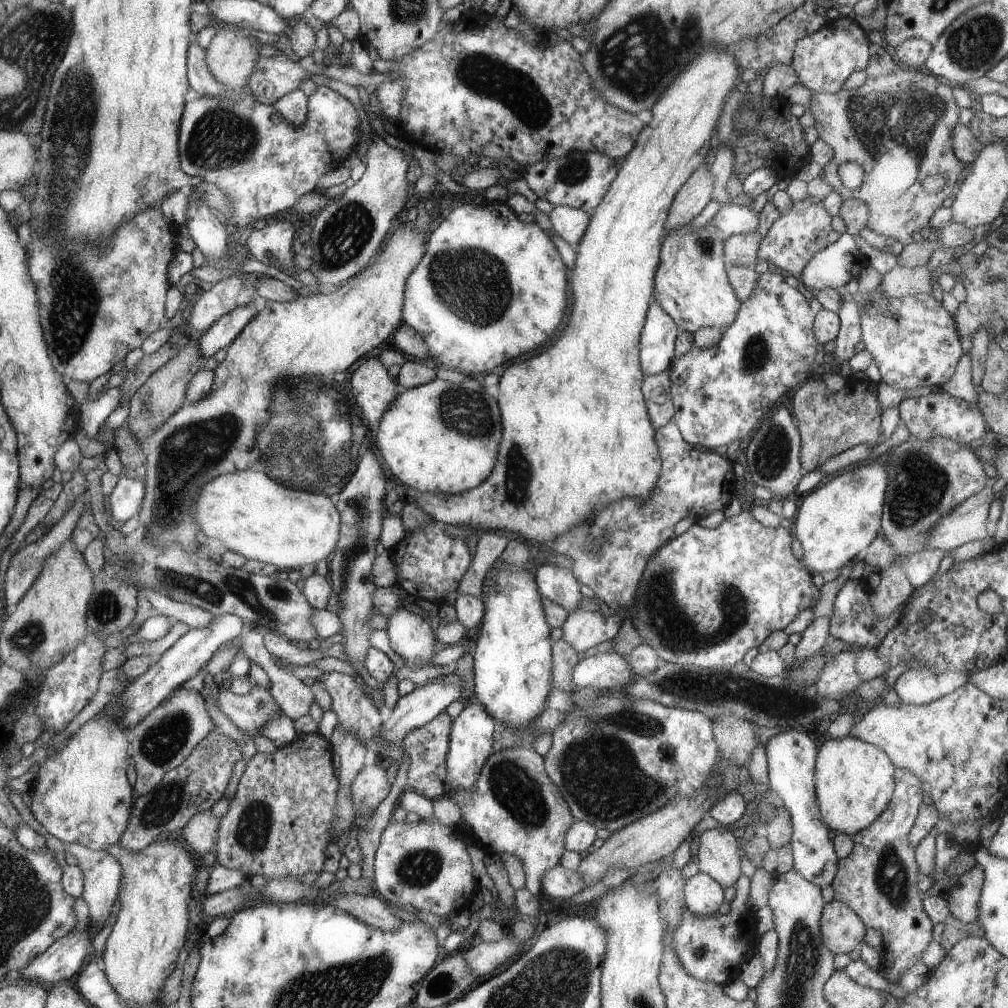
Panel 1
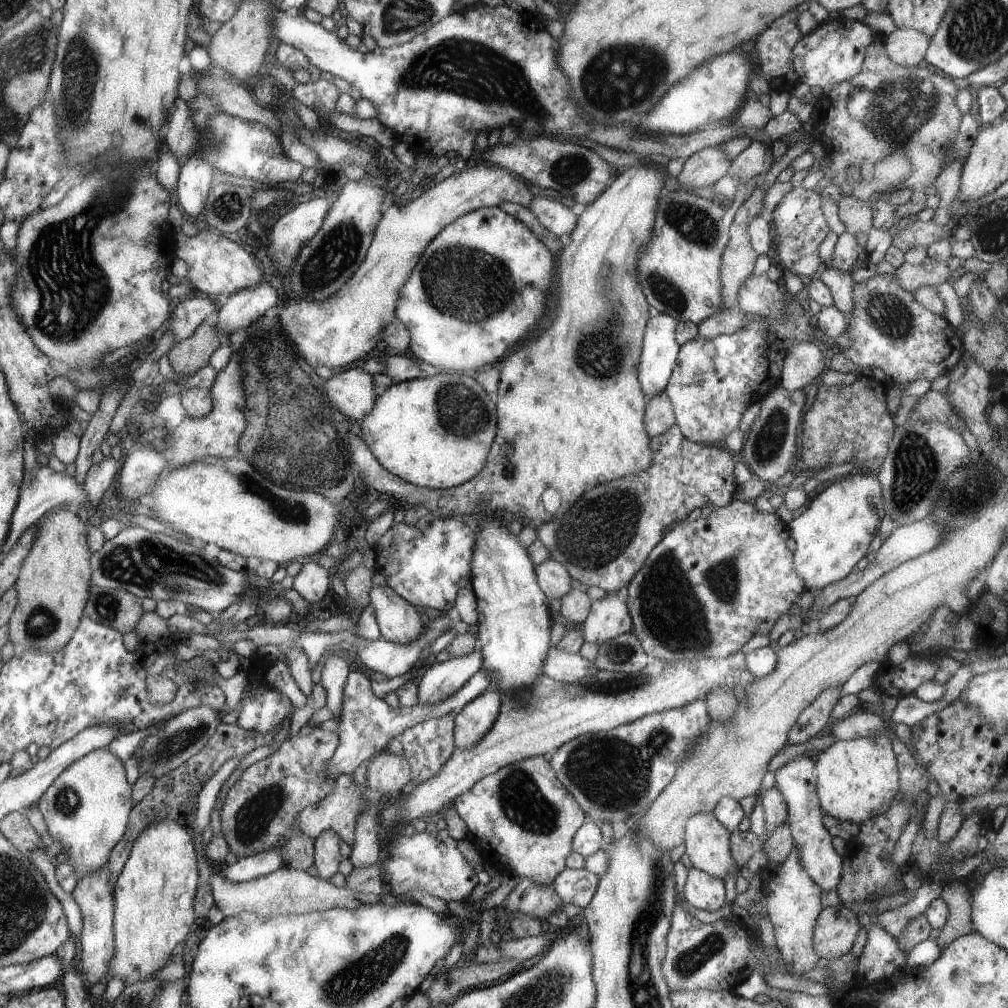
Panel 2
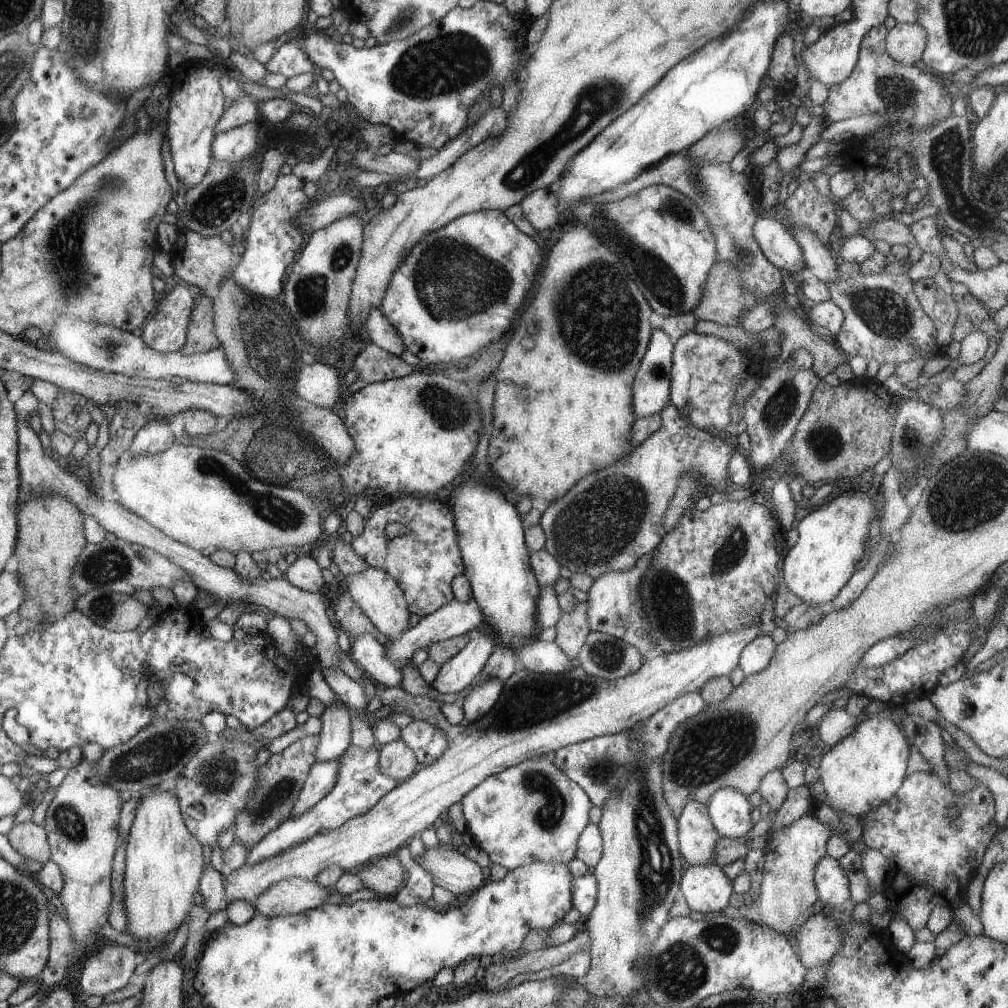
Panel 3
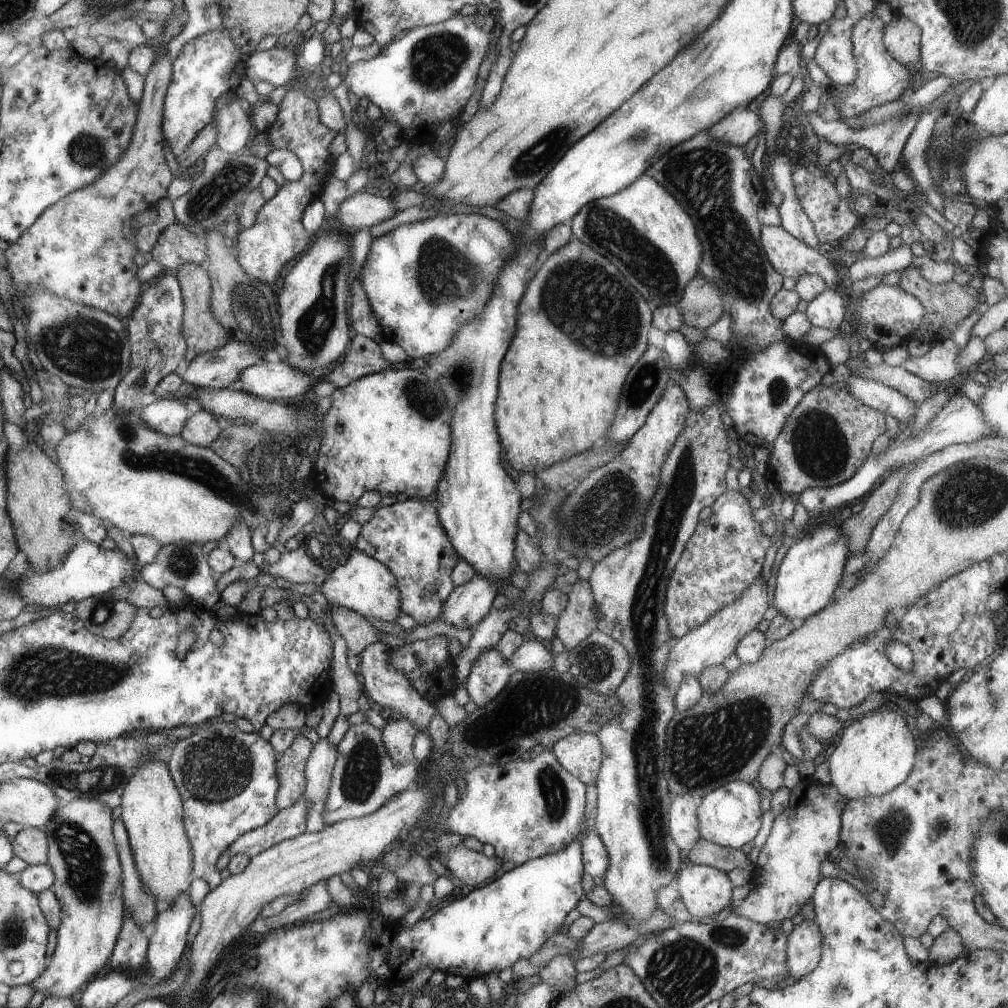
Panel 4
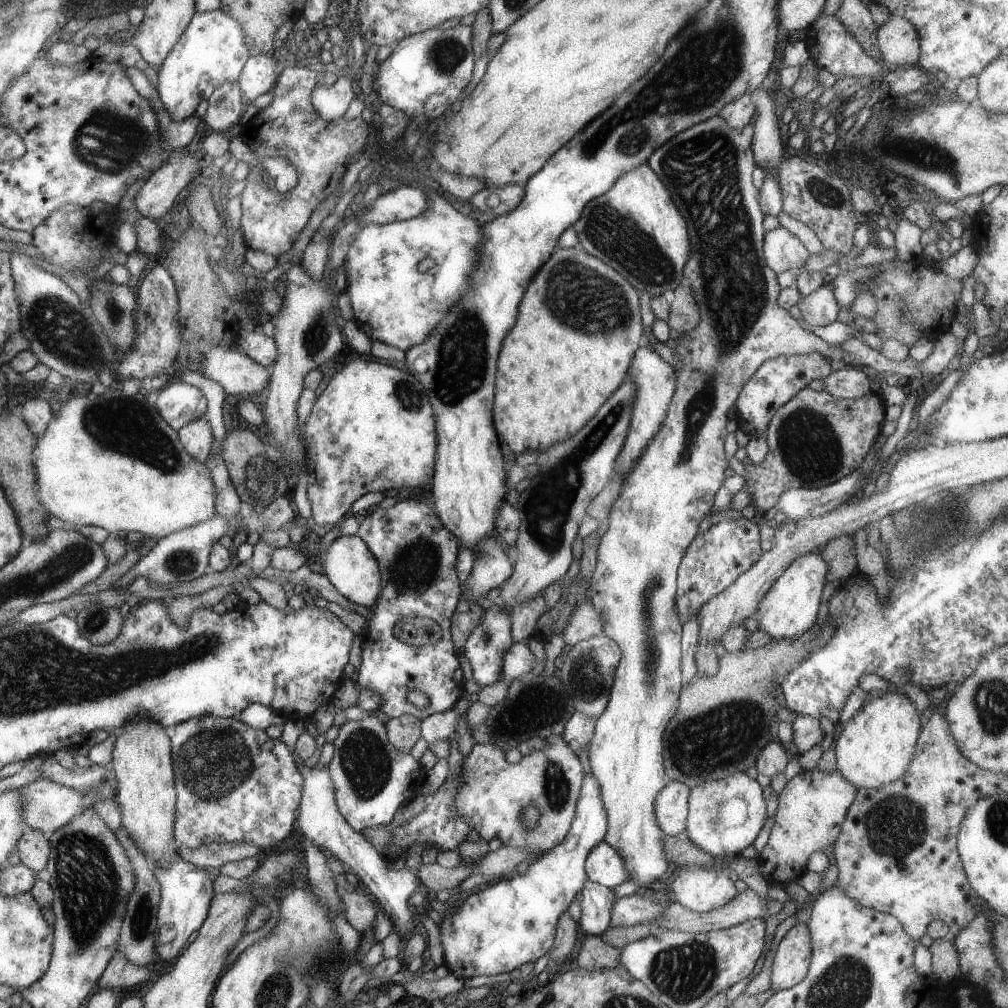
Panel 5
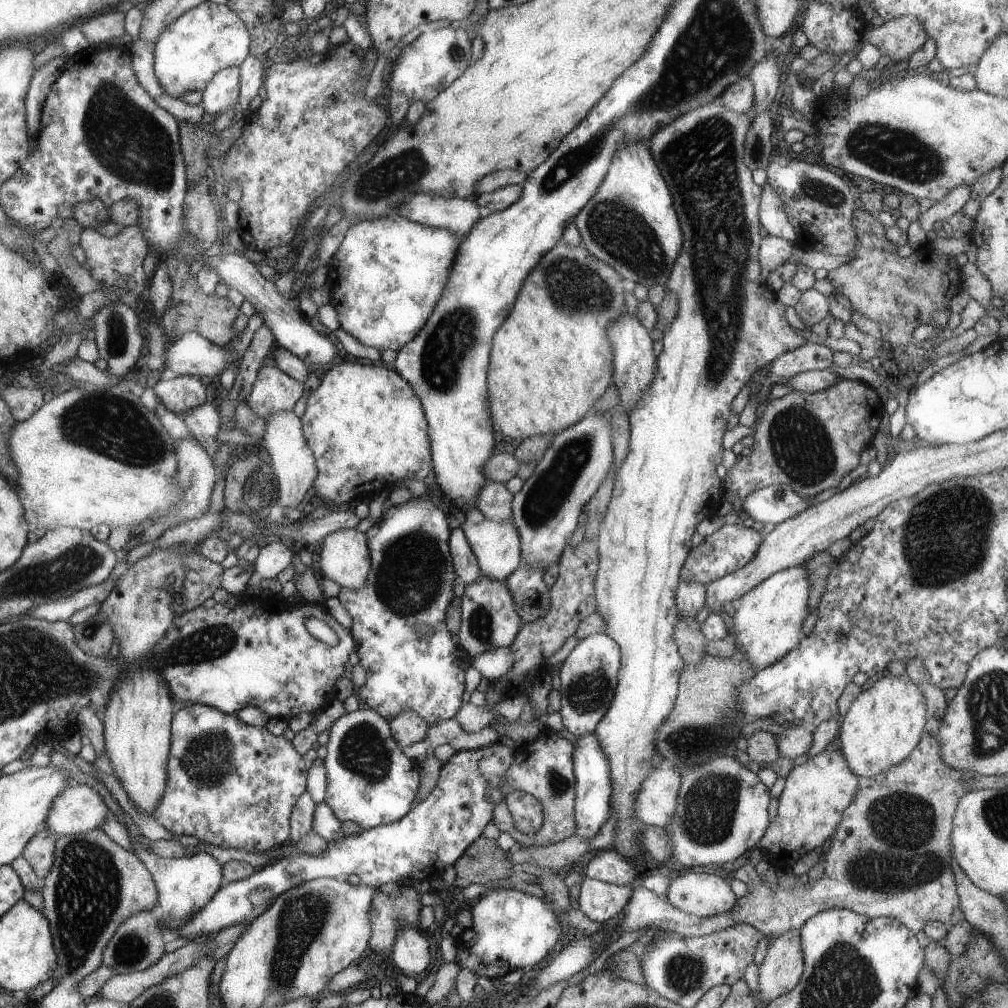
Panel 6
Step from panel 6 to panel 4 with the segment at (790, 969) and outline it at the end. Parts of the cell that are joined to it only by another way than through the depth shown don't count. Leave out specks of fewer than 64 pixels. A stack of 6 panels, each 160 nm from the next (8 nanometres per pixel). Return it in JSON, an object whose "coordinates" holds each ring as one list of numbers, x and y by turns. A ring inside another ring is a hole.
{"coordinates":[[813,919,796,925,787,937,787,969,790,977,799,980,818,966,822,954,823,934,816,919]]}

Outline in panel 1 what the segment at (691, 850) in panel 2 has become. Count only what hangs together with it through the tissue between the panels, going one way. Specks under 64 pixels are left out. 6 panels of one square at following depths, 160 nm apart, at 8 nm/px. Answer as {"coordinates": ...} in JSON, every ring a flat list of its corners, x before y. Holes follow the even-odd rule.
{"coordinates":[[724,826,720,828,707,829,698,835,698,854,694,856,695,862,699,866,699,870,709,874,724,890,734,887,736,881,743,875,740,871,742,864,742,842,737,839,732,832,725,830]]}

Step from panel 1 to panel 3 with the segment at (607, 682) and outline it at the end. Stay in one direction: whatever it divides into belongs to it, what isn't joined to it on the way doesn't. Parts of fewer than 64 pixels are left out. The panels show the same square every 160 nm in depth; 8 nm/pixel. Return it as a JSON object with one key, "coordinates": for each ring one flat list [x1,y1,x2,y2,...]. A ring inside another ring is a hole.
{"coordinates":[[534,639,516,654,520,667,535,673,558,674,574,668,571,658,556,644,556,641]]}

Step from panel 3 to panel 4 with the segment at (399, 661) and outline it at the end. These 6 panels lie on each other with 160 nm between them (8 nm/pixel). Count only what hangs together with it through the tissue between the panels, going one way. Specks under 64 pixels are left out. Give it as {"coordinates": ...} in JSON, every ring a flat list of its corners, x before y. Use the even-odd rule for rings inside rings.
{"coordinates":[[478,574,462,587,455,587,441,610,441,620,466,630,475,629,494,609,495,583]]}

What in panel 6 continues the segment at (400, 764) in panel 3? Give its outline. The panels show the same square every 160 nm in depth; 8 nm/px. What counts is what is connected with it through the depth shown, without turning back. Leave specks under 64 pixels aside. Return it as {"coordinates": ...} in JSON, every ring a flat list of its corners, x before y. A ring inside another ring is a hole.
{"coordinates":[[403,711,389,722,392,738,402,747,426,739,430,724,417,711]]}

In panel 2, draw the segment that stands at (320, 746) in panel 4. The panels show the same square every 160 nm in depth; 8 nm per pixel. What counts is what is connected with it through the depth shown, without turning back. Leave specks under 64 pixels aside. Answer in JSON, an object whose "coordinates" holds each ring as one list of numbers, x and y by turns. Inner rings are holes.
{"coordinates":[[335,651,325,661,320,681,327,694,327,703,325,705,335,714,333,721,340,716,343,688,346,684,347,676,350,674,348,664,342,658,339,658,337,654,338,651]]}

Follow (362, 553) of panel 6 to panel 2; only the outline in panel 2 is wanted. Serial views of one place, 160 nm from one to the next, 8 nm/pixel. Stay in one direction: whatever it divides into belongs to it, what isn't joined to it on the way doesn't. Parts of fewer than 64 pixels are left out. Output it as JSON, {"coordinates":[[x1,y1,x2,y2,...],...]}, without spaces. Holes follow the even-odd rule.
{"coordinates":[[373,586,369,597,382,639,407,645,422,636,424,624,420,614,397,591,388,586]]}

